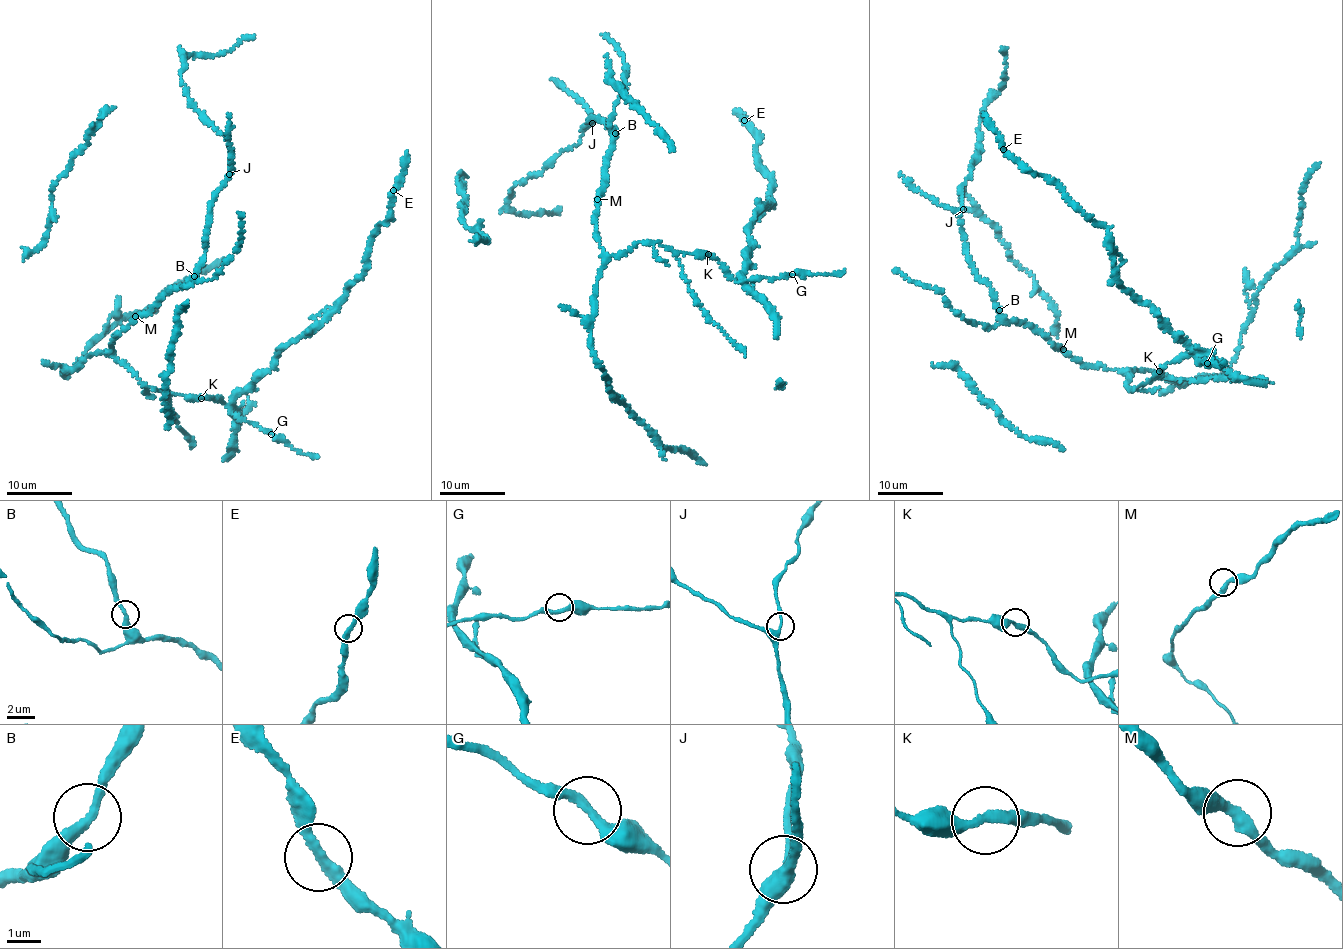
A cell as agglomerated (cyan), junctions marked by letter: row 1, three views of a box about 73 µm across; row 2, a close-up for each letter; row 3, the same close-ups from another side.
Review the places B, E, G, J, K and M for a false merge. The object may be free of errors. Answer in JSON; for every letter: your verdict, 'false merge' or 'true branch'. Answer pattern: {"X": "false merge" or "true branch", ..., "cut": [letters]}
{"B": "true branch", "E": "true branch", "G": "true branch", "J": "true branch", "K": "true branch", "M": "true branch", "cut": []}

